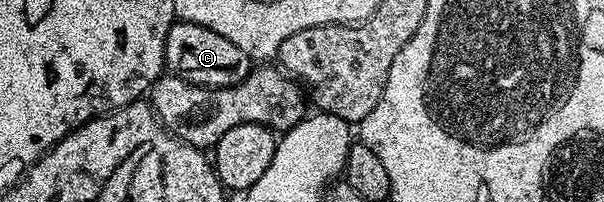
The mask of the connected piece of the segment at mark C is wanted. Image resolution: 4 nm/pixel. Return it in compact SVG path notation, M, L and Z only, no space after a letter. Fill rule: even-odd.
M179 20L172 24L165 42L163 59L172 73L186 78L191 84L201 84L208 88L230 88L244 79L249 71L245 53L233 46L229 38L221 38L221 34L189 20Z

